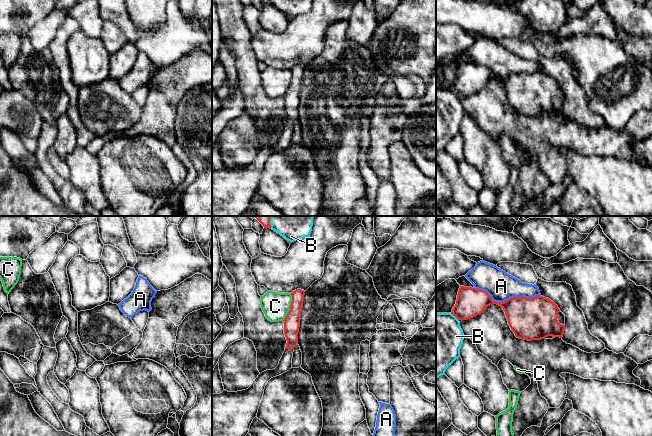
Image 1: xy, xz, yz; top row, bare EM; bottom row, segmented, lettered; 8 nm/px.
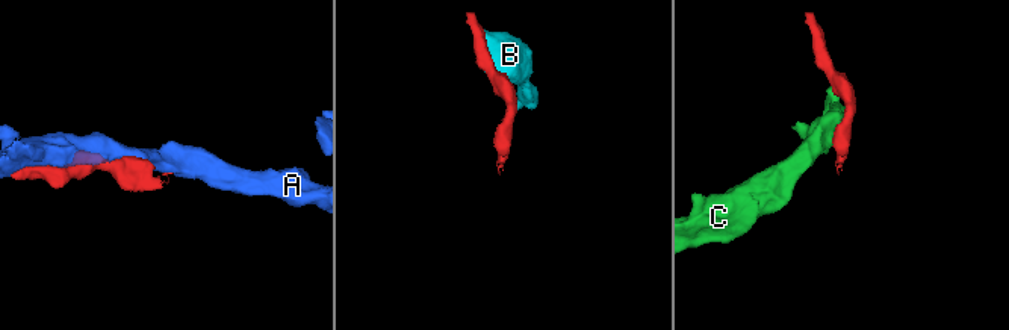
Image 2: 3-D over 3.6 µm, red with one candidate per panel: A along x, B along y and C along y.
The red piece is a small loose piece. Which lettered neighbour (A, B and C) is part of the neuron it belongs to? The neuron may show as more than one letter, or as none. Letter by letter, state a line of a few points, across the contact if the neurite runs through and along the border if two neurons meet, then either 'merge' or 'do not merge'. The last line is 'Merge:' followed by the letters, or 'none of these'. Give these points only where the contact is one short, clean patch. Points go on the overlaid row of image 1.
A: do not merge
B: do not merge
C: do not merge
Merge: none of these

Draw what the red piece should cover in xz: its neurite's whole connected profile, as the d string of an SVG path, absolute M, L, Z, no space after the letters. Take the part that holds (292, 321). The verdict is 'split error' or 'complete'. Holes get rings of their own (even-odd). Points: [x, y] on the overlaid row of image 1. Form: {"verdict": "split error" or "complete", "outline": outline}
{"verdict": "split error", "outline": "M305 291L291 293L290 310L283 320L287 340L285 351L278 366L258 375L251 386L242 391L212 394L212 436L246 436L258 409L268 381L292 368L294 347L298 344L300 316Z"}

